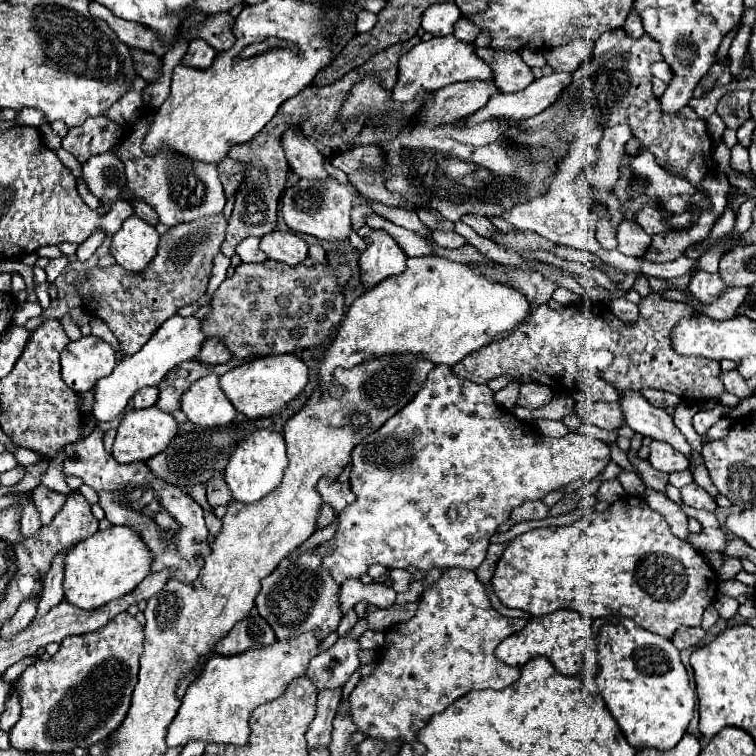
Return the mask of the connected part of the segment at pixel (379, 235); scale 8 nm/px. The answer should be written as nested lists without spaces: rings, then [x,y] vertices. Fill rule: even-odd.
[[[372,229],[366,237],[366,249],[360,255],[362,283],[376,285],[390,275],[398,275],[406,267],[406,253],[384,229]]]

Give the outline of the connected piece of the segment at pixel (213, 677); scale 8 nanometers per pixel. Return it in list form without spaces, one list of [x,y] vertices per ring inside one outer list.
[[[302,633],[288,643],[276,641],[270,647],[248,649],[246,653],[232,657],[210,657],[202,669],[202,675],[190,683],[178,713],[168,727],[166,745],[182,747],[188,741],[244,745],[250,735],[250,713],[258,705],[280,697],[294,677],[304,675],[308,661],[320,653],[318,645],[320,641],[314,633]]]

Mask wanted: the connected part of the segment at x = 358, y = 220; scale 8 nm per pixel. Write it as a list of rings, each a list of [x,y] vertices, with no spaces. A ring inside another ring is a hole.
[[[364,199],[364,203],[358,205],[358,207],[354,207],[350,213],[352,213],[352,215],[350,215],[350,219],[352,219],[352,229],[358,231],[358,229],[364,225],[364,215],[366,215],[366,213],[374,213],[374,211],[368,207],[368,199]]]

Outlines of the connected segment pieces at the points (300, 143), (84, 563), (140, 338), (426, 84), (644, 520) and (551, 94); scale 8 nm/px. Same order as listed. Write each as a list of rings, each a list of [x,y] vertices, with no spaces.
[[[288,129],[282,137],[282,143],[288,165],[300,179],[326,181],[330,177],[324,167],[322,153],[312,143],[308,143],[298,129]]]
[[[112,525],[106,531],[98,531],[74,545],[66,555],[64,599],[80,609],[98,609],[100,605],[130,593],[150,573],[152,561],[154,557],[150,557],[150,549],[146,549],[146,543],[134,529]]]
[[[222,215],[202,217],[198,221],[170,227],[160,237],[156,257],[142,273],[128,273],[120,265],[108,269],[94,267],[86,273],[86,279],[78,289],[84,307],[92,317],[102,319],[110,327],[118,337],[124,355],[136,353],[168,317],[204,295],[212,271],[212,259],[220,251],[224,231],[226,221]]]
[[[452,35],[432,37],[430,41],[418,43],[412,51],[400,57],[398,67],[398,83],[392,89],[394,101],[412,101],[422,91],[438,91],[456,81],[472,81],[472,79],[492,79],[494,73],[476,53],[472,43],[458,41]]]
[[[622,497],[610,509],[594,511],[570,525],[540,527],[514,537],[506,545],[490,585],[504,607],[522,609],[532,617],[542,617],[558,609],[574,609],[588,617],[622,615],[670,639],[678,627],[700,625],[704,609],[716,595],[716,571],[700,551],[672,535],[664,517],[652,511],[642,497]]]
[[[550,73],[546,77],[536,79],[532,85],[528,85],[524,91],[518,93],[496,93],[486,107],[478,109],[470,117],[466,117],[466,123],[480,123],[486,121],[488,117],[498,117],[498,119],[528,119],[550,105],[560,97],[562,89],[566,89],[572,81],[570,73]]]

